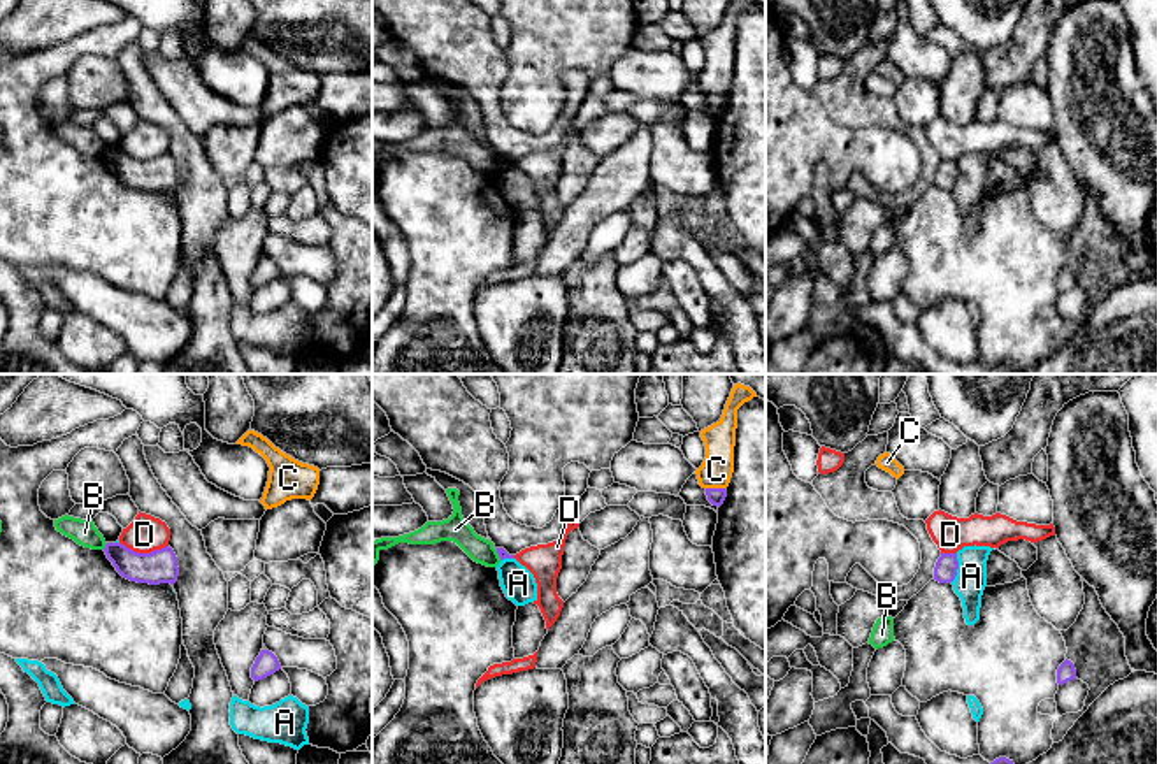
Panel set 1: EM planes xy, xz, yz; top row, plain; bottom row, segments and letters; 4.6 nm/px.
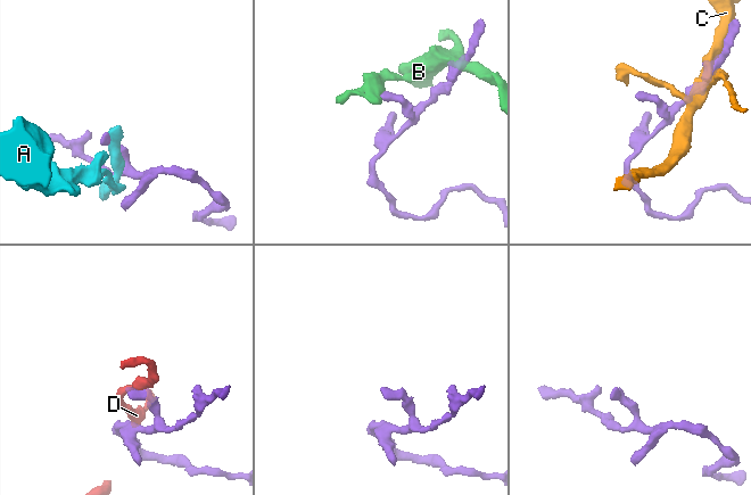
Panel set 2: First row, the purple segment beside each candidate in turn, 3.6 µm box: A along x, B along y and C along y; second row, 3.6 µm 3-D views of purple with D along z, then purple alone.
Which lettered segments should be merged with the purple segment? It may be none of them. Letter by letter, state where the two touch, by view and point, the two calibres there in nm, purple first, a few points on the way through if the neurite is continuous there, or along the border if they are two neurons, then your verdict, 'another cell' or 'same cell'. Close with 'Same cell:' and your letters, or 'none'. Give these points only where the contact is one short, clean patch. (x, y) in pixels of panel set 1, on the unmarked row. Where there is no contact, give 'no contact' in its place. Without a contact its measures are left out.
A: yz (957, 174) | 110/140 nm | another cell
B: xy (106, 153) | 150/120 nm | along xy (107, 150), (102, 155) | another cell
C: xz (717, 95) | 80/150 nm | another cell
D: xy (144, 160) | 160/170 nm | along xy (120, 148), (137, 158), (153, 158), (167, 153) | another cell
Same cell: none

